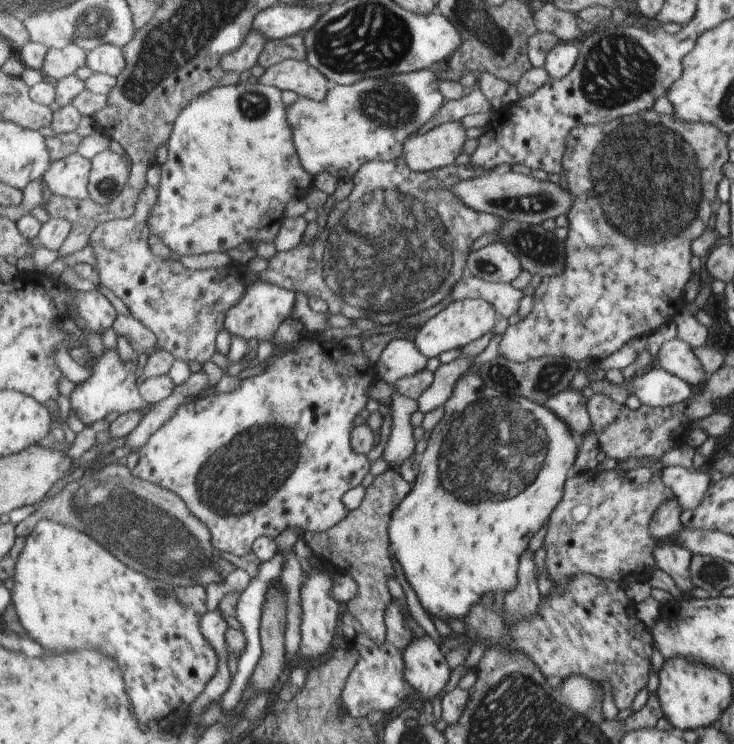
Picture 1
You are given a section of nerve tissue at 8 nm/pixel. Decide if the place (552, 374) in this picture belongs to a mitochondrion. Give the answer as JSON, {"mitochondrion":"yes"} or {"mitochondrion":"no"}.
{"mitochondrion":"yes"}

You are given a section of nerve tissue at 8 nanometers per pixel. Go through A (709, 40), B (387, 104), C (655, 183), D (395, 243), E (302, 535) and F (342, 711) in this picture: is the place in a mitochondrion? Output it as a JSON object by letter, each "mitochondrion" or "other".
{"A":"other","B":"mitochondrion","C":"mitochondrion","D":"mitochondrion","E":"other","F":"other"}

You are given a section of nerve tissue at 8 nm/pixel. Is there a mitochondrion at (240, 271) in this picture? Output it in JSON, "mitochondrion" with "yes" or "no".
{"mitochondrion":"no"}

